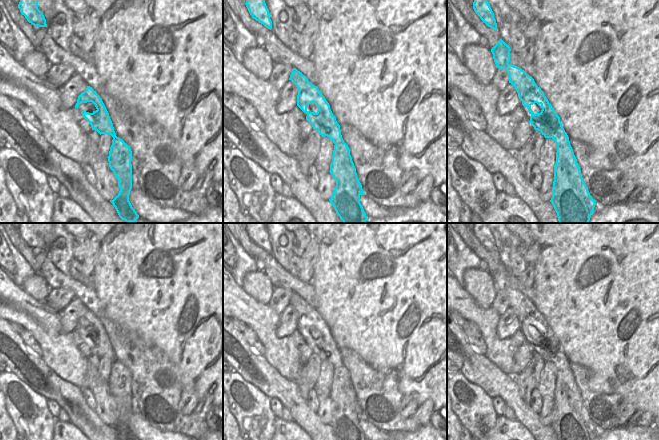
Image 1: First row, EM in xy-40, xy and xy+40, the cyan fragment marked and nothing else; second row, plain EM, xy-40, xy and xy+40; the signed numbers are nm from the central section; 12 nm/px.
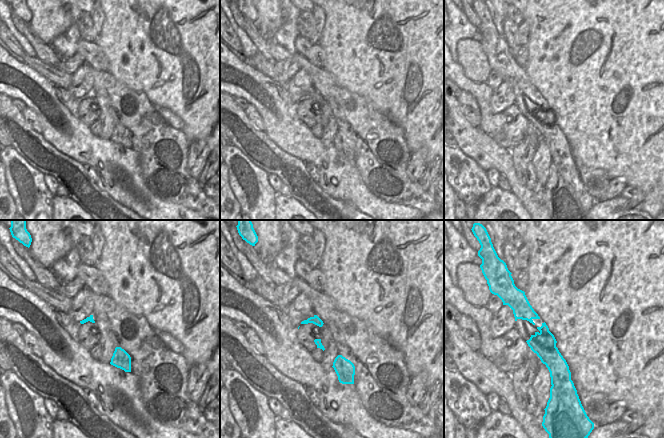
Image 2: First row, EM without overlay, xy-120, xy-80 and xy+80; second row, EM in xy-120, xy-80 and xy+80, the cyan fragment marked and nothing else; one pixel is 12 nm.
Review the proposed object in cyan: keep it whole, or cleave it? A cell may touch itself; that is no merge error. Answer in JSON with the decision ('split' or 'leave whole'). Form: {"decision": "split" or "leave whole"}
{"decision": "split"}

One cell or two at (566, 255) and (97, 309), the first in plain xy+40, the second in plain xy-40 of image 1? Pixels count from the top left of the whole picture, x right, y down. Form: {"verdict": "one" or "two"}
{"verdict": "two"}

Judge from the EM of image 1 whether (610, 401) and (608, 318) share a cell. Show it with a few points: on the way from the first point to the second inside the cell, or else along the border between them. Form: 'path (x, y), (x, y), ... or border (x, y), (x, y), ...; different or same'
border (588, 385), (591, 390), (616, 393), (622, 399); different

